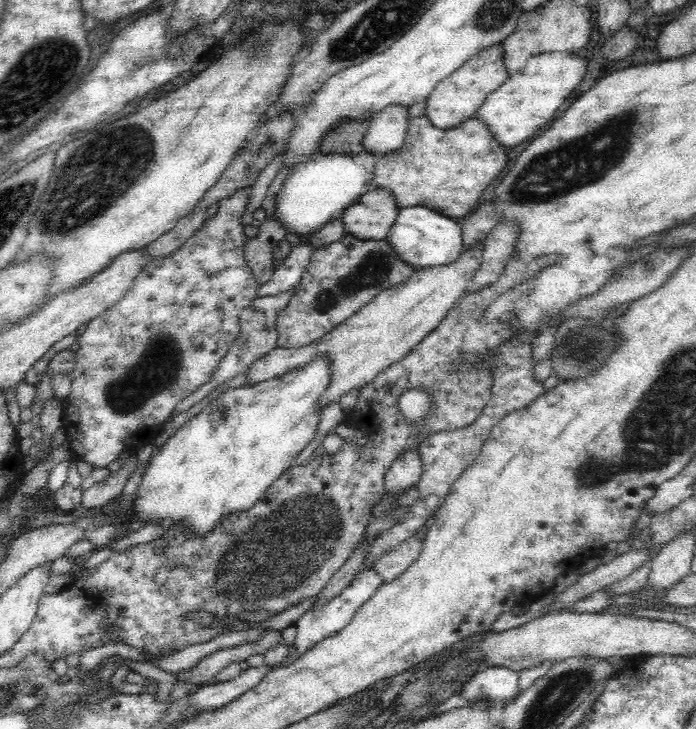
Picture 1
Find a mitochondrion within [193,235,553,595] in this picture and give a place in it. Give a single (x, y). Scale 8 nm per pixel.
(373, 269)

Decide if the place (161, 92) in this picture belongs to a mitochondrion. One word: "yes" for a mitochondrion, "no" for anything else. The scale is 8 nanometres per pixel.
no

